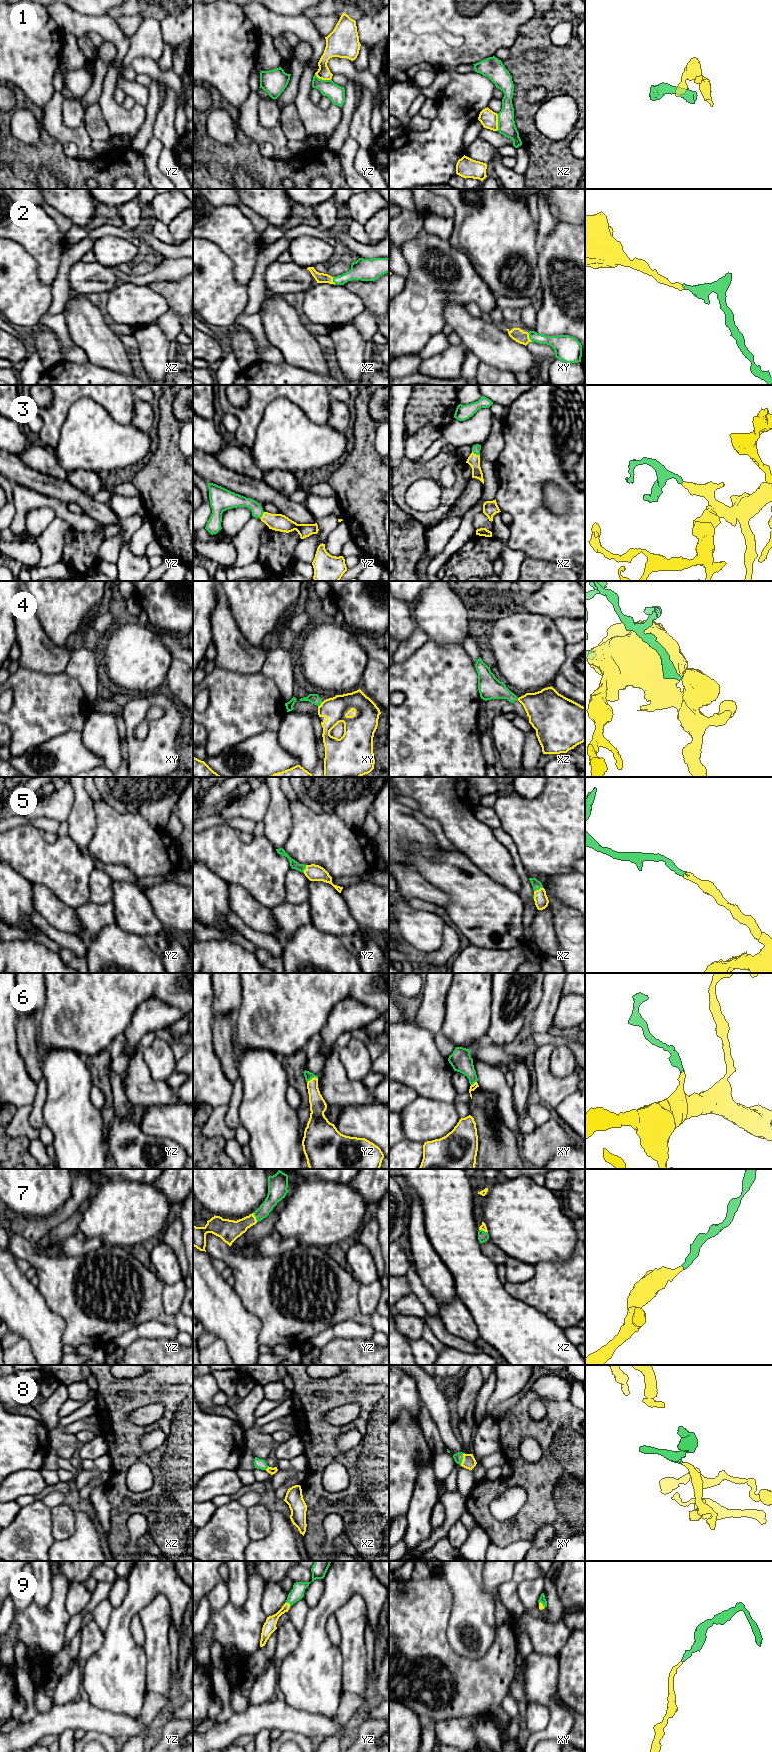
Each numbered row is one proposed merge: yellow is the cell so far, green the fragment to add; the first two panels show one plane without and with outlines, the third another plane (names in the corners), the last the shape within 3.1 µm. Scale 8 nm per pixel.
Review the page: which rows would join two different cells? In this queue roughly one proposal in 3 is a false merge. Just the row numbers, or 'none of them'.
1, 4

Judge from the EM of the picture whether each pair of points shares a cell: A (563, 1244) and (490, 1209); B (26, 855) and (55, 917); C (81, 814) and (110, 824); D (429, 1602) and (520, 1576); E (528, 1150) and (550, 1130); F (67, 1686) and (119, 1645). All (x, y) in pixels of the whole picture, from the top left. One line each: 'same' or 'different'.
A: same
B: different
C: different
D: different
E: same
F: different

